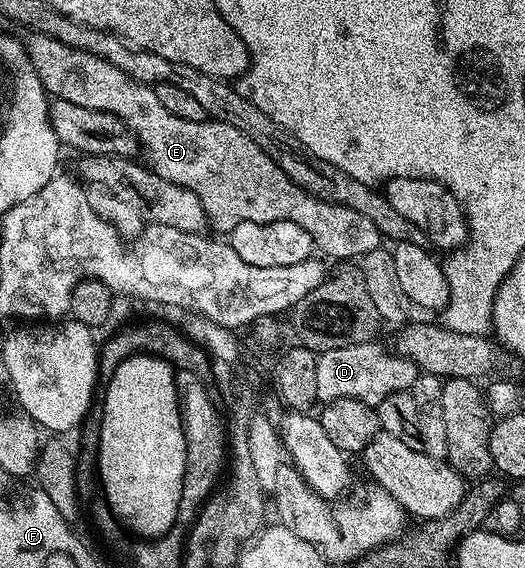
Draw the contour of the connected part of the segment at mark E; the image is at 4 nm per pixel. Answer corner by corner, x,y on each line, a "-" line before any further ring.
28,32
25,37
22,40
23,46
30,54
49,97
78,102
78,106
90,106
94,110
106,110
122,118
122,122
130,126
136,141
140,143
147,167
170,182
178,182
178,186
186,186
186,190
194,190
194,194
198,194
198,202
202,202
206,210
209,225
213,229
216,227
220,234
232,232
234,226
241,222
294,222
302,226
306,234
310,234
313,245
319,251
321,248
329,261
344,260
340,262
355,261
352,260
355,256
356,259
363,258
370,254
370,250
381,247
382,237
378,226
374,226
366,214
358,214
358,210
350,210
350,206
345,204
331,204
322,198
314,198
314,194
302,190
302,186
295,184
284,173
282,166
274,162
274,158
270,158
270,154
266,154
266,150
262,150
258,142
254,142
242,130
211,118
202,121
180,118
162,106
155,87
138,82
130,74
118,70
118,66
81,48
66,46
58,42
58,38
50,38
41,32

